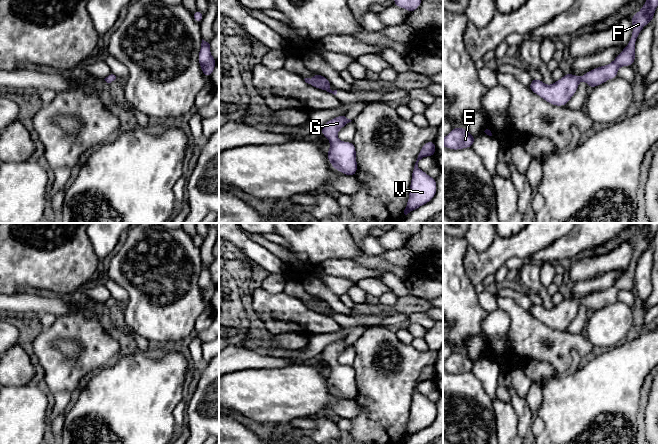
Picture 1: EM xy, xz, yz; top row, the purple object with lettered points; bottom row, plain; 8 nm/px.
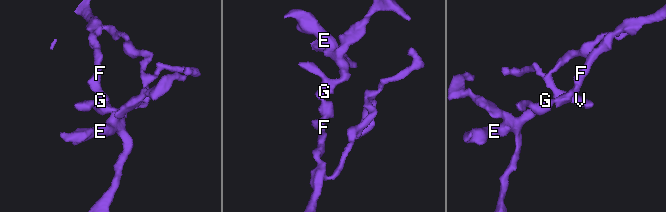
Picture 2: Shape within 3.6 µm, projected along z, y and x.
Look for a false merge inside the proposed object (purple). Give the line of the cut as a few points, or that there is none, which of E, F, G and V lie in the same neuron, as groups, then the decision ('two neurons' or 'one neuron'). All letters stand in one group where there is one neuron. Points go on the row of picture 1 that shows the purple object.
no cut; E F G V; one neuron

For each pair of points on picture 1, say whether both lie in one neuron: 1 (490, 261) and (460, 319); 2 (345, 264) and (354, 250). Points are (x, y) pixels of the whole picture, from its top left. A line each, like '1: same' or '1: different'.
1: different
2: different

